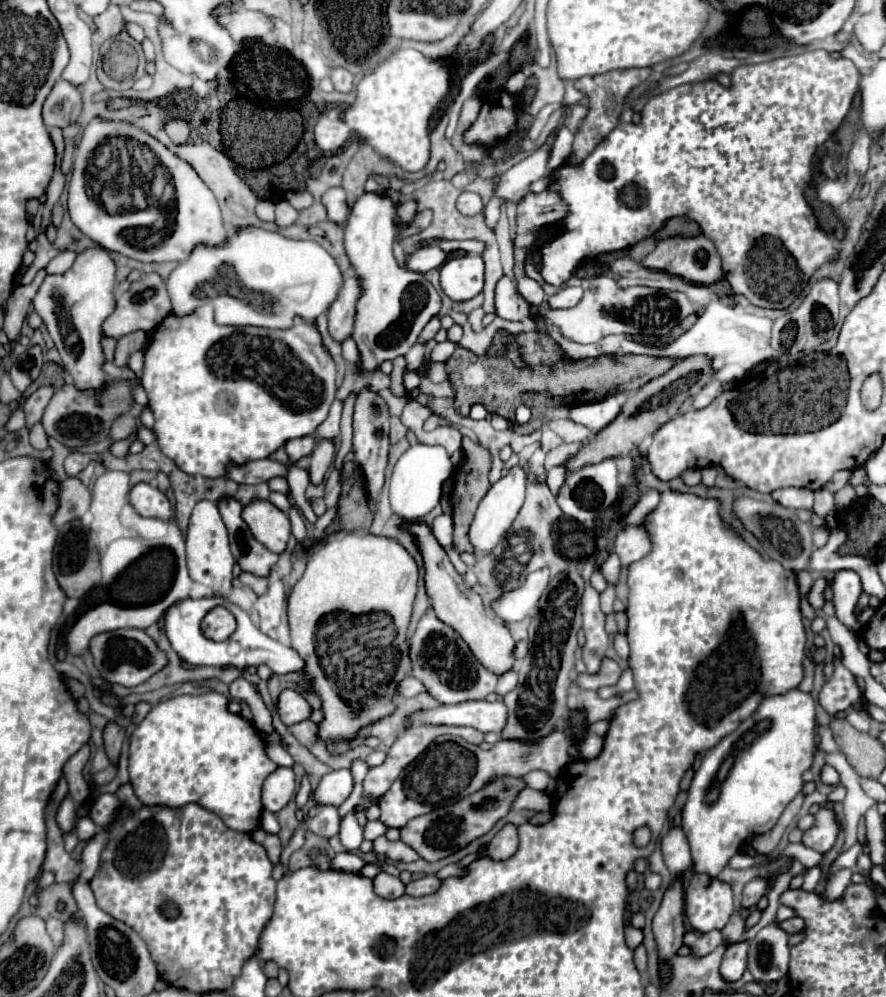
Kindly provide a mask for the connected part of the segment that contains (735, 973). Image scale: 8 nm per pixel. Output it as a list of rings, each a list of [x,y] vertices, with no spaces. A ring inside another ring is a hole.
[[[748,941],[730,943],[726,947],[726,953],[722,957],[722,967],[720,967],[720,973],[724,979],[736,981],[742,977],[746,969],[746,951],[748,951]]]

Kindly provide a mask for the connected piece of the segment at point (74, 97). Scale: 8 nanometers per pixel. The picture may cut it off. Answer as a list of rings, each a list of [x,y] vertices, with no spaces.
[[[58,81],[48,99],[44,101],[44,125],[46,127],[66,127],[78,119],[82,111],[82,99],[72,83]]]

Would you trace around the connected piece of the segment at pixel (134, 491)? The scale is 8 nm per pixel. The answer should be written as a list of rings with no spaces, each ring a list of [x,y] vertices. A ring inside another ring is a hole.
[[[138,483],[130,489],[130,503],[142,517],[158,517],[158,519],[170,519],[172,517],[172,505],[168,497],[148,483]]]

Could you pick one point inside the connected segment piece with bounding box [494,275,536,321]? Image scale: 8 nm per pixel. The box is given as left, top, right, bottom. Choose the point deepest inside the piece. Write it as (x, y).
(509, 305)

